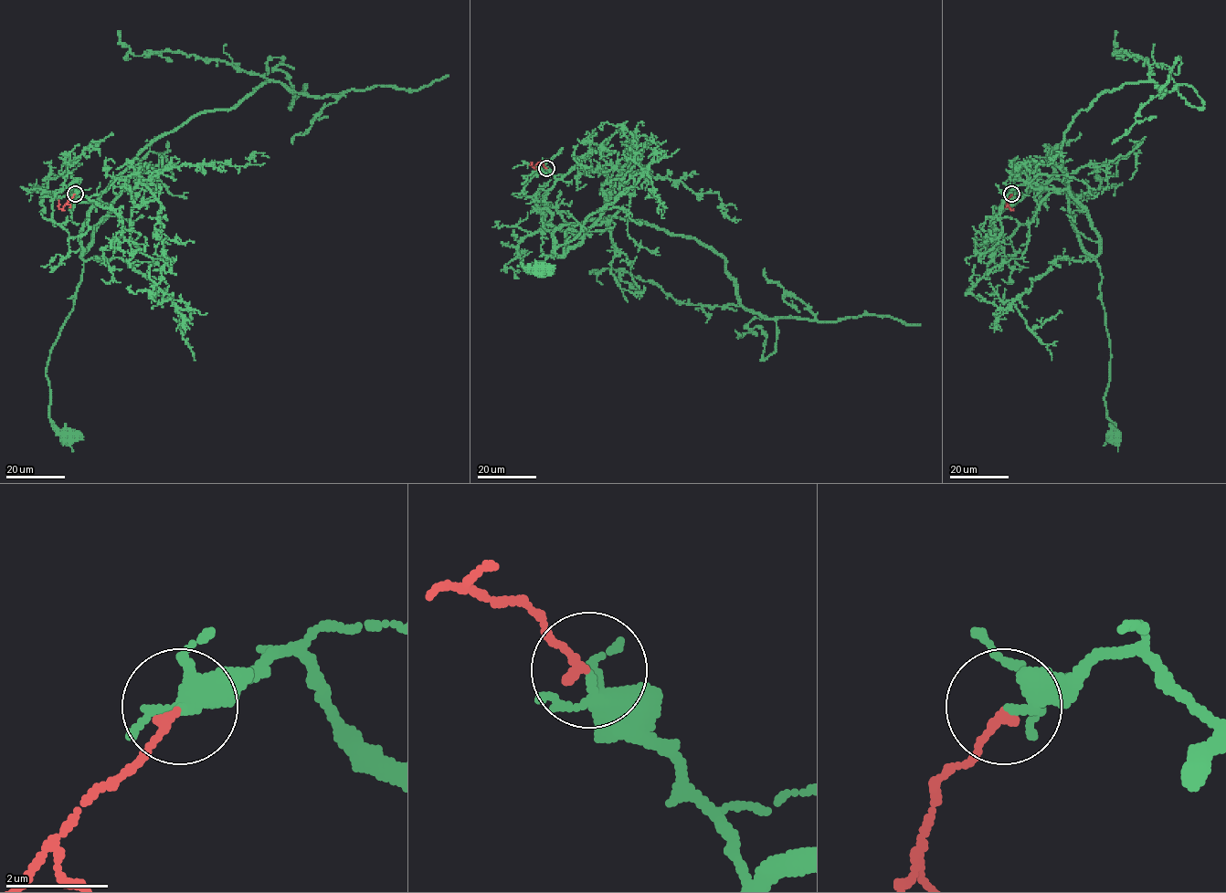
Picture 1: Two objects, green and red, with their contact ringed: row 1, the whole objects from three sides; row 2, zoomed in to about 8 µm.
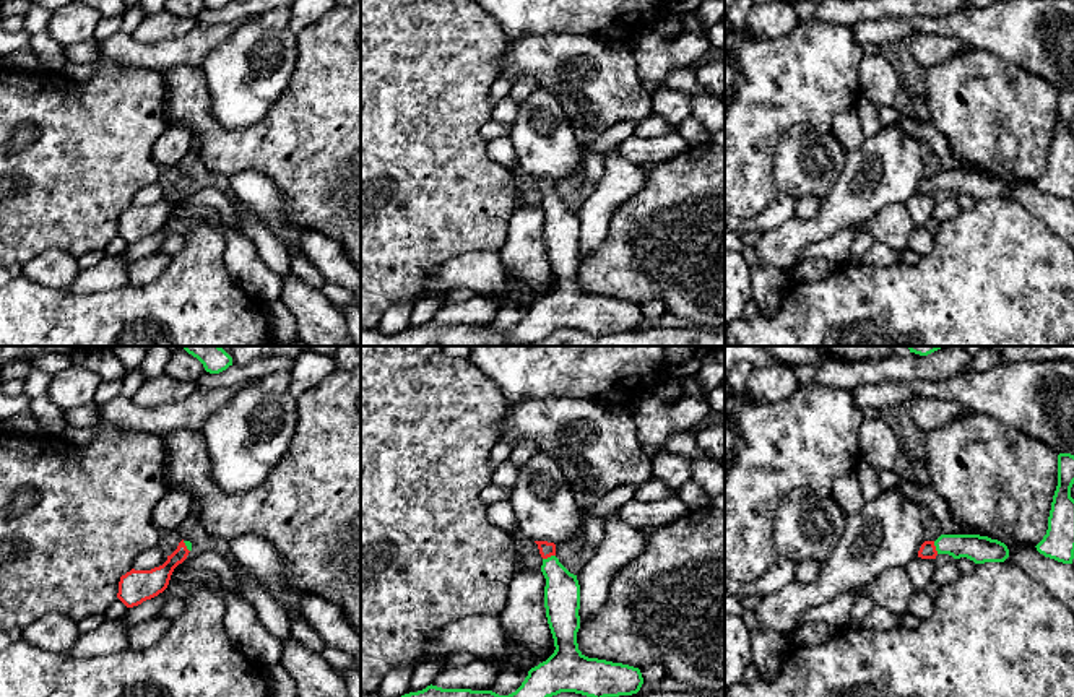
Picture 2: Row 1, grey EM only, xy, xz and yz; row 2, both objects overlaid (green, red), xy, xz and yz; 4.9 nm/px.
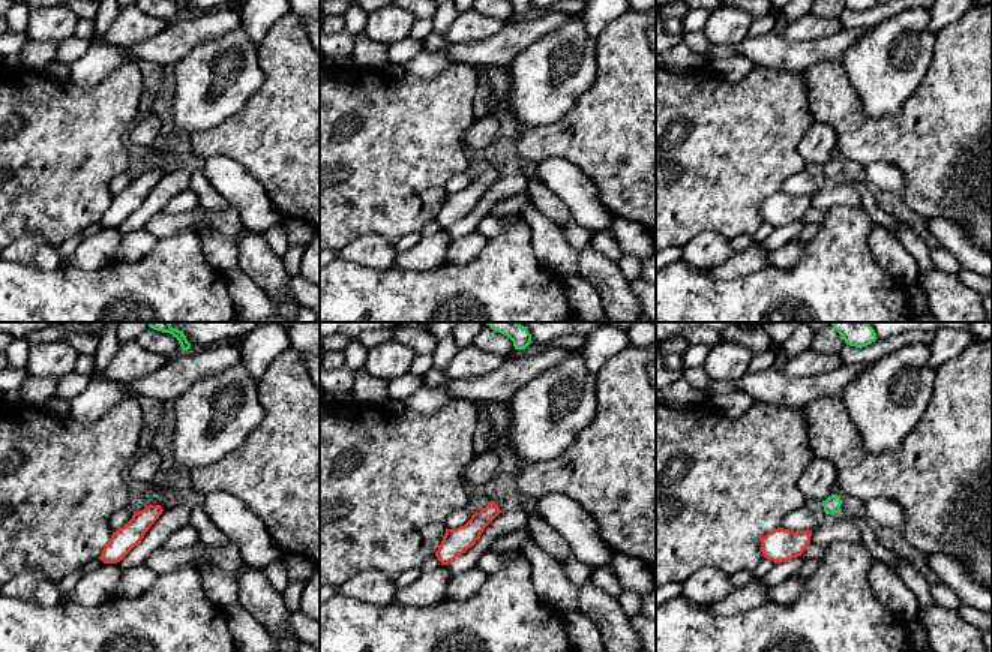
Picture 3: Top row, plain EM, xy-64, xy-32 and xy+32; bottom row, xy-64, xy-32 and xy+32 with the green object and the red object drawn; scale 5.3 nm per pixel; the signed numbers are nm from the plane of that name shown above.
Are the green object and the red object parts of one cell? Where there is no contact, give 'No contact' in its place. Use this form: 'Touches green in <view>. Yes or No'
Touches green in xz. Yes

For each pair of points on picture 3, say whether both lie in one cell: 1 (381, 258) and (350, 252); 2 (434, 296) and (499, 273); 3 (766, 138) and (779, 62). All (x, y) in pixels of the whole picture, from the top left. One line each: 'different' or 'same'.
1: same
2: same
3: different

